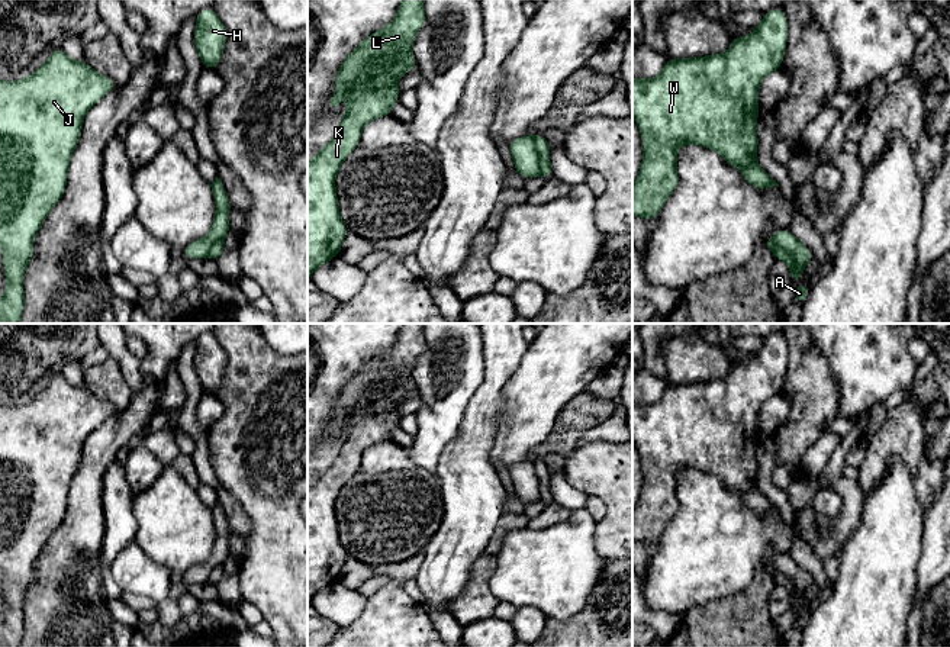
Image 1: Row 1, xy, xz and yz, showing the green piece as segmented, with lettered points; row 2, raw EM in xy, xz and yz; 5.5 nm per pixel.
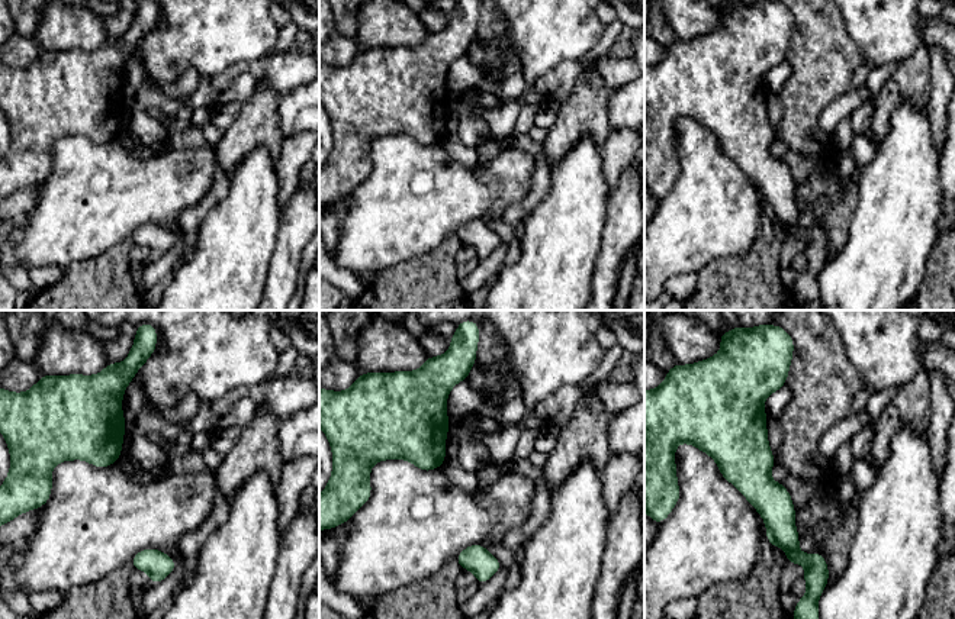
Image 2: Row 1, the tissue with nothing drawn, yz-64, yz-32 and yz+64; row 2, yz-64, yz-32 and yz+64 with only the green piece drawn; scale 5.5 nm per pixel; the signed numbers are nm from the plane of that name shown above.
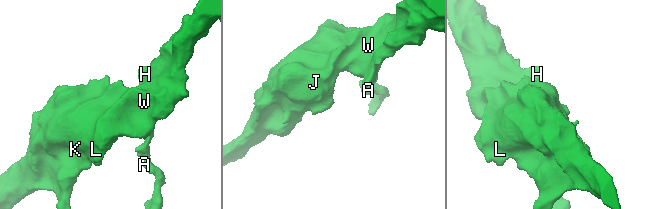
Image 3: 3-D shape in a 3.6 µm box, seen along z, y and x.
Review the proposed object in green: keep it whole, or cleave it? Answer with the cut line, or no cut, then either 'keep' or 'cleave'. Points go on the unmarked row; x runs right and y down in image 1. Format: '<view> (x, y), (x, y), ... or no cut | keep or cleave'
yz (772, 563), (798, 591), (804, 591) | cleave

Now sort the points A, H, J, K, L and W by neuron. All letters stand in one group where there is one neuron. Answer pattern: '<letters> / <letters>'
A / H J K L W

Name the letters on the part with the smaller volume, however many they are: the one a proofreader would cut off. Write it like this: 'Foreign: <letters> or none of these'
Foreign: A

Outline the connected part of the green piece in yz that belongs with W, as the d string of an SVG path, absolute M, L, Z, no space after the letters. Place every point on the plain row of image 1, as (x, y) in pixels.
M780 332L764 337L763 345L753 353L747 363L732 361L730 374L724 379L670 383L663 396L650 405L632 403L632 442L635 444L643 464L643 487L638 502L632 509L632 540L651 547L667 522L677 514L677 474L680 470L701 470L716 476L727 489L741 495L744 505L759 515L779 511L757 487L756 477L759 461L756 448L759 444L759 412L764 402L780 395L788 367L788 342Z

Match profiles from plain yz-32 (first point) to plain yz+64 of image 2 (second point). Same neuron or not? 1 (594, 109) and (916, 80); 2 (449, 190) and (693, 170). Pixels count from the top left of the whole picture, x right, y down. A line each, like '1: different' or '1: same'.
1: same
2: same

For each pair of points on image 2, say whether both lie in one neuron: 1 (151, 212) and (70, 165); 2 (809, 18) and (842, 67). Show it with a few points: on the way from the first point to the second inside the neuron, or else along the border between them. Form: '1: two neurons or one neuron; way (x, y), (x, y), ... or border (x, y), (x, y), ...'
1: one neuron; way (131, 192), (99, 192), (90, 183)
2: one neuron; way (819, 29), (819, 44), (830, 55)

